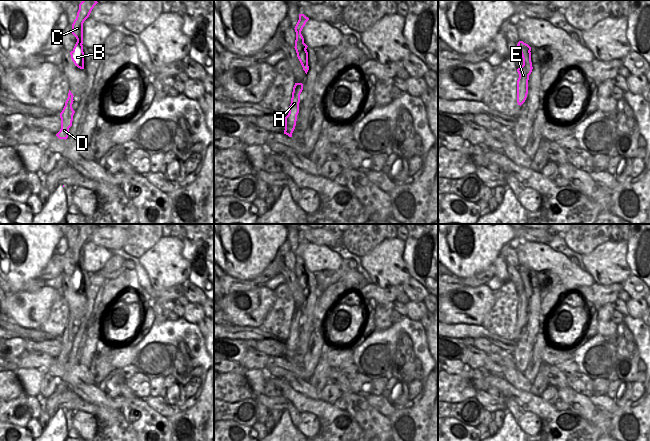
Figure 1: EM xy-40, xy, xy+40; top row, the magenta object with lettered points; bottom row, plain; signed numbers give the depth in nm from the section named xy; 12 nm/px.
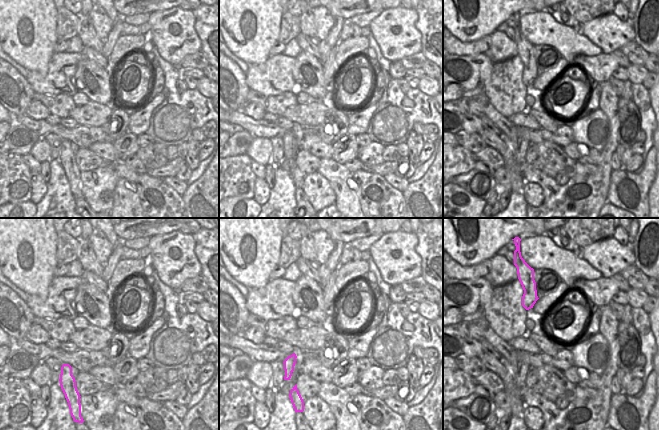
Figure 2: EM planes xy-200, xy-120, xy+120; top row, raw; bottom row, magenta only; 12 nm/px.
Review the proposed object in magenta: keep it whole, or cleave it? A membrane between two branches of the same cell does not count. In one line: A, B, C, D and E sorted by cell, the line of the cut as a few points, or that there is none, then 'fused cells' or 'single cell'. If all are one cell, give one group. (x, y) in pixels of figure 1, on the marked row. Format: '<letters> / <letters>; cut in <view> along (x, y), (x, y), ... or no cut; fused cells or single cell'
A B D E / C; cut in xy-40 along (81, 44), (73, 51); fused cells

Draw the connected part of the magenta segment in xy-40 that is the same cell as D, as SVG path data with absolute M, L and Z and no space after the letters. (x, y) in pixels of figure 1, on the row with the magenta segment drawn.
M69 90L68 93L68 98L65 102L65 106L60 113L60 118L61 118L61 129L60 131L56 134L56 136L59 139L67 139L68 138L68 133L69 133L69 128L72 126L72 121L73 121L73 115L75 111L72 108L73 104L73 94Z

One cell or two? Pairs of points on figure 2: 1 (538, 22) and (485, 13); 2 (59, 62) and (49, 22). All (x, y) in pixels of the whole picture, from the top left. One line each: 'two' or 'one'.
1: two
2: two

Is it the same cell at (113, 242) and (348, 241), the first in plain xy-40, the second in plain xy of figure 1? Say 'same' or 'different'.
different

